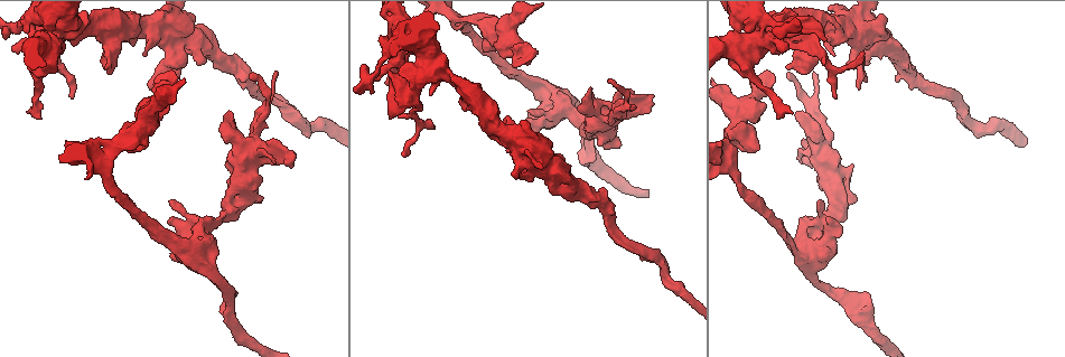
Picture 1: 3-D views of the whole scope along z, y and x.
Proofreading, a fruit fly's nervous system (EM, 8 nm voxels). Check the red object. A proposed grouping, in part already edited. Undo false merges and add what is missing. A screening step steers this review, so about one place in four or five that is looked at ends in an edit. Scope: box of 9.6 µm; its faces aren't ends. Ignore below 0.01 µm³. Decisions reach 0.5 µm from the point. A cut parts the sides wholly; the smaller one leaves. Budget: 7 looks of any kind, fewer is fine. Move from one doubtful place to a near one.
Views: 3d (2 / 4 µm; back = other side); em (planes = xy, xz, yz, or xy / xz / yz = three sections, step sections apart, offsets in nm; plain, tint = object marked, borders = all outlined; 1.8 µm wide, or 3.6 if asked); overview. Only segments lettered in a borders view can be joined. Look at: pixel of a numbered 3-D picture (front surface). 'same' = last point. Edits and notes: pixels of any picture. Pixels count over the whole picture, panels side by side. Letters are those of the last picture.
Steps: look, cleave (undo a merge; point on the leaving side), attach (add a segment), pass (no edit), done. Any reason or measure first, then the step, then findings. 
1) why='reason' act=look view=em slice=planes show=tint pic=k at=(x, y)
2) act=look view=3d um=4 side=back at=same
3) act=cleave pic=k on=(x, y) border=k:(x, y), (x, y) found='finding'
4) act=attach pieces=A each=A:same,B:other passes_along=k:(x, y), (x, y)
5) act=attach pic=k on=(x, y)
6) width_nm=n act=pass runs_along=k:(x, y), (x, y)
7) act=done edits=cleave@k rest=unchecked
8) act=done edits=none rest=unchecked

why='sudden change in width' act=look view=em um=3.6 slice=planes show=tint pic=1 at=(463, 24)

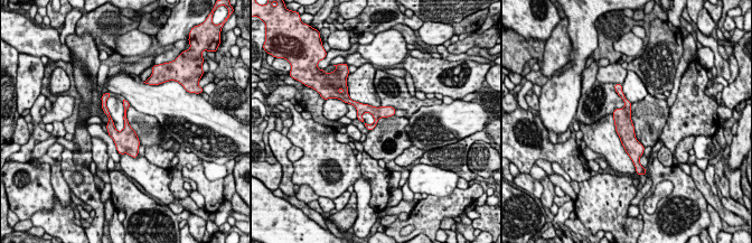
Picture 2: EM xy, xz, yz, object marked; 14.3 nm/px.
why='see the neighbours' act=look view=em um=3.6 slice=planes show=borders at=same

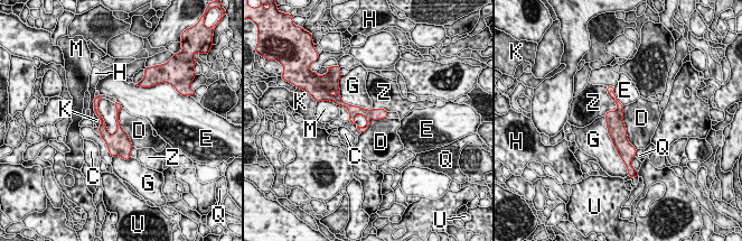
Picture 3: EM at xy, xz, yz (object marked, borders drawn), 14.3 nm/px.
act=pass each=C:other,D:other,E:other,G:other,H:other,K:other,M:other,Q:other,U:other,Z:other border=3:(623, 105), (627, 139), (636, 149) found='continuous, no second neuron'

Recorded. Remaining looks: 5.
why='thick turns thin' act=look view=em um=3.6 slice=yz step=4 show=tint pic=1 at=(162, 22)

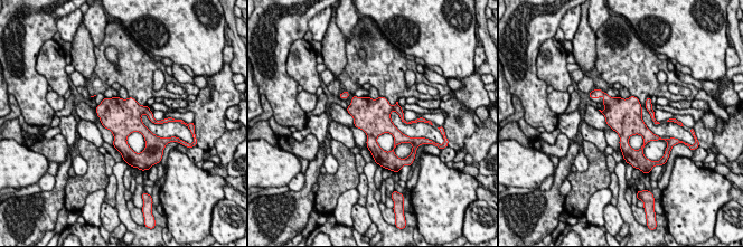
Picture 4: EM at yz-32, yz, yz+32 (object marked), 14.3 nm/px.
act=look view=em um=3.6 slice=planes show=tint at=same

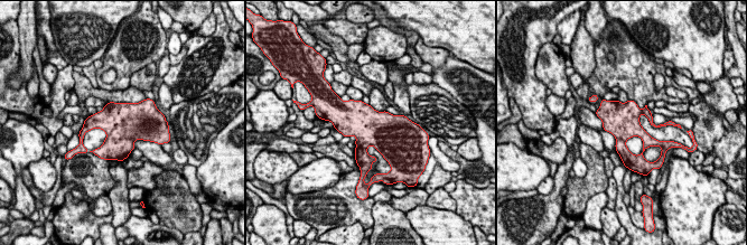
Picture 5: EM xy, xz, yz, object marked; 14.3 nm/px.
act=look view=em um=3.6 slice=planes show=borders at=same

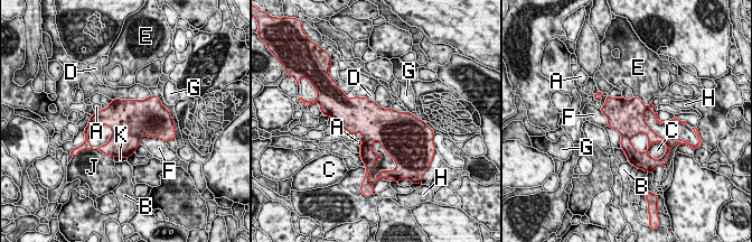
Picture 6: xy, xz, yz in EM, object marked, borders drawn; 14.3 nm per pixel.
width_nm=500 act=pass each=A:other,B:other,C:other,D:other,E:other,F:other,G:other,H:other,J:other,K:other border=6:(138, 139), (154, 137), (160, 140) found='continuous, no second neuron'

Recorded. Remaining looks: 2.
why='thin neck' act=look view=em slice=planes show=tint pic=1 at=(822, 244)

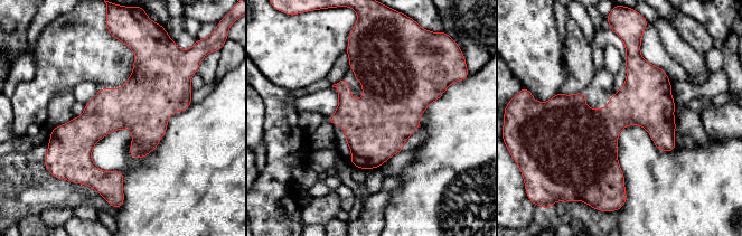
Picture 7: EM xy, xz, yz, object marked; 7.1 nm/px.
why='what lies round it' act=look view=em slice=planes show=borders at=same

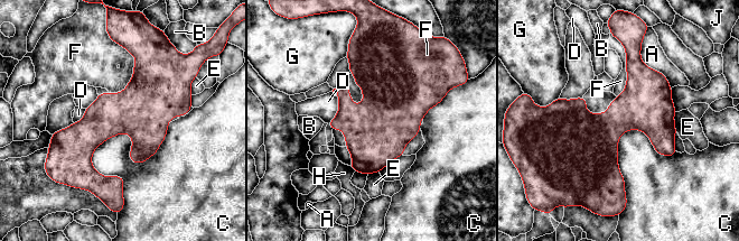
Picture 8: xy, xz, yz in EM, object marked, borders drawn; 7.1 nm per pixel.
act=pass each=A:other,B:other,C:other,D:other,E:other,F:other,G:other,H:other,J:other border=8:(169, 123), (93, 168) found='all the same neuron'

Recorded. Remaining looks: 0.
act=done edits=none rest=unchecked

